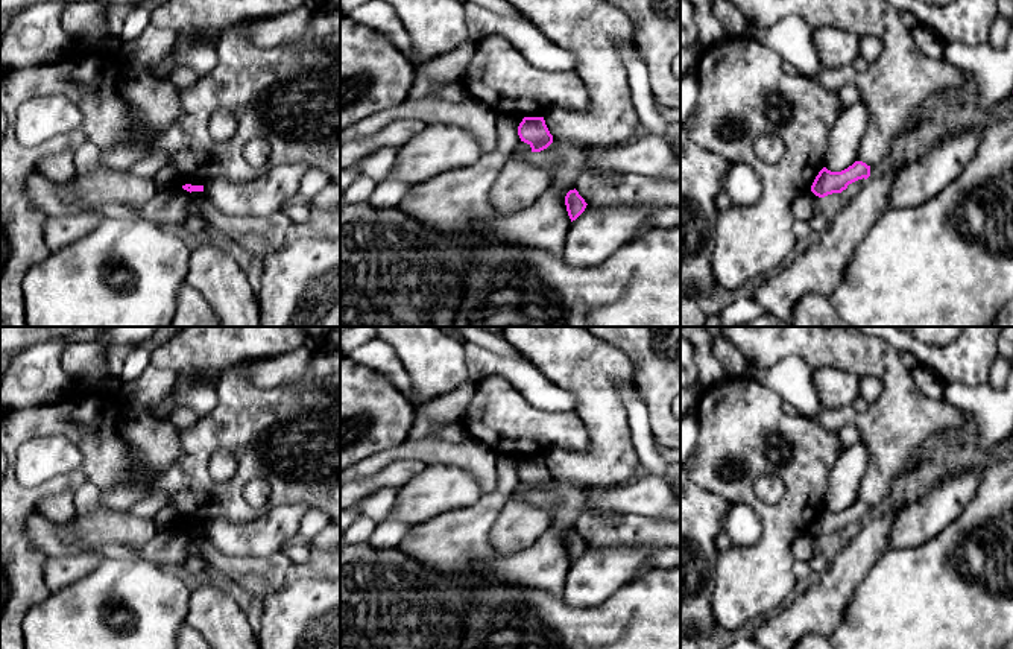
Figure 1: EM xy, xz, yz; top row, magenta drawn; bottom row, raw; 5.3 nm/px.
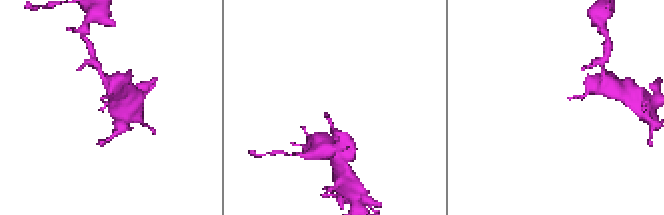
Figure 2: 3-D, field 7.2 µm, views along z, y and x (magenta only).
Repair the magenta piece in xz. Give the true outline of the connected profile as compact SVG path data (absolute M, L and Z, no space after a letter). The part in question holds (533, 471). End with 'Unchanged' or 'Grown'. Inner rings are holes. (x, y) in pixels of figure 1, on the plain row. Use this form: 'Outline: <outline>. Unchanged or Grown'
Outline: M524 457L518 467L518 476L532 488L532 492L541 492L553 483L544 457Z. Unchanged

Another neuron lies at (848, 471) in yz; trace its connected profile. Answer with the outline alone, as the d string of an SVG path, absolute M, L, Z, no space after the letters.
M855 444L844 450L828 476L828 492L825 508L831 512L841 512L857 502L860 483L870 462L869 450Z

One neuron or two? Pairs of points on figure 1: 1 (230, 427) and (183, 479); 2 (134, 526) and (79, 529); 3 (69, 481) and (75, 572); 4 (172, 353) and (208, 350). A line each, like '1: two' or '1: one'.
1: one
2: one
3: two
4: one

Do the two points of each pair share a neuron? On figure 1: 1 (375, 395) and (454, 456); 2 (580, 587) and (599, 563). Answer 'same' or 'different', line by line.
1: different
2: same

